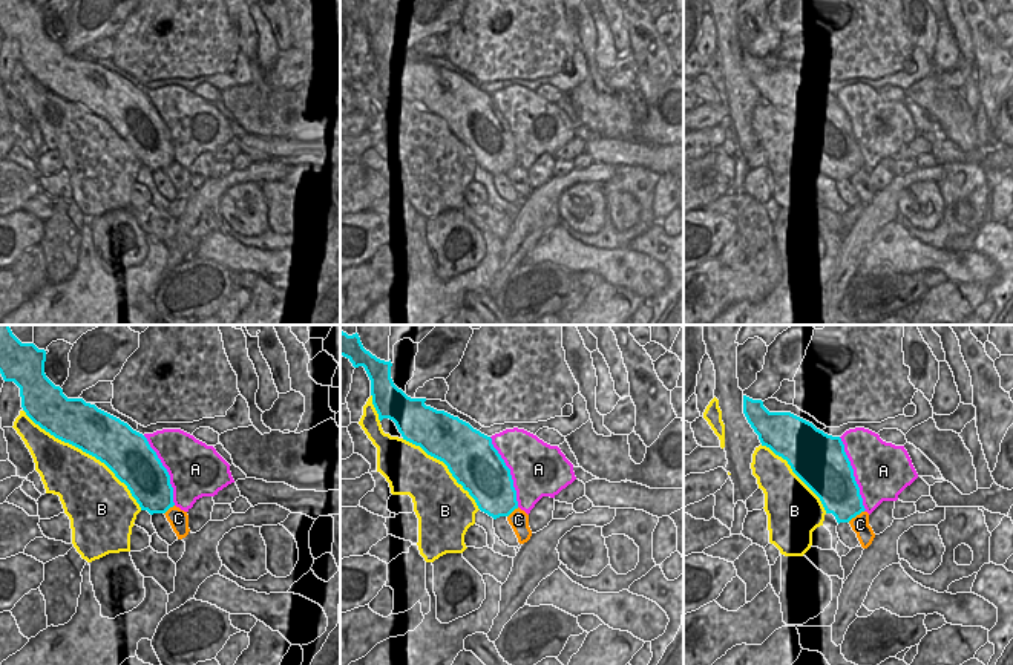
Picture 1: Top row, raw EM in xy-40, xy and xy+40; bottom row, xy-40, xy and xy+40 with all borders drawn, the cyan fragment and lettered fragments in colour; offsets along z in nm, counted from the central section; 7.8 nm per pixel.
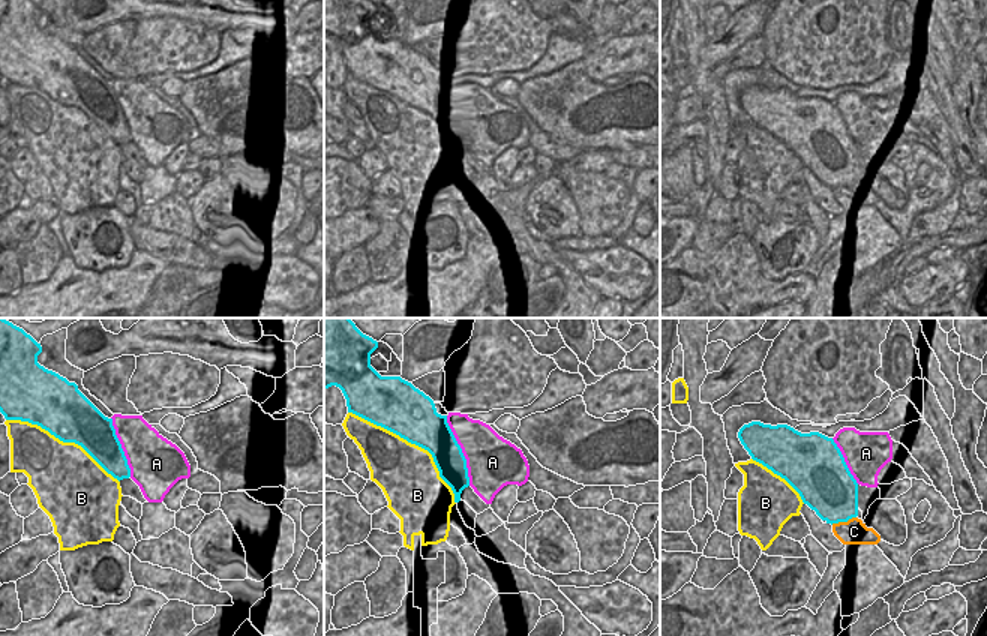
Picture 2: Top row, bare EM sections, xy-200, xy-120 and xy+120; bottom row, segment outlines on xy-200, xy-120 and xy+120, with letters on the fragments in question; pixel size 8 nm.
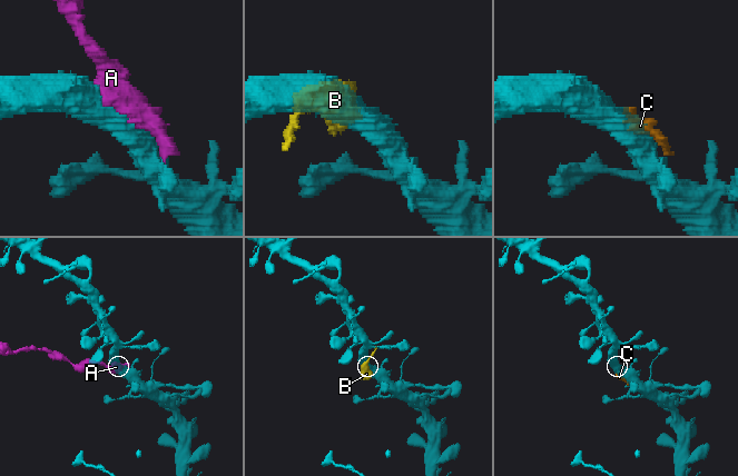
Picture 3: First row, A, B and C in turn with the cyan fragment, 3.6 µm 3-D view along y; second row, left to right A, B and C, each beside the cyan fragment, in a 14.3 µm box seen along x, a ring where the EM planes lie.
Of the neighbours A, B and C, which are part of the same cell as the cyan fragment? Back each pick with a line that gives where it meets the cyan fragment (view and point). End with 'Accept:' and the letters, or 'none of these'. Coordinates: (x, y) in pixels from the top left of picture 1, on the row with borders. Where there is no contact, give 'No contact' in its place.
Accept: none of these.

